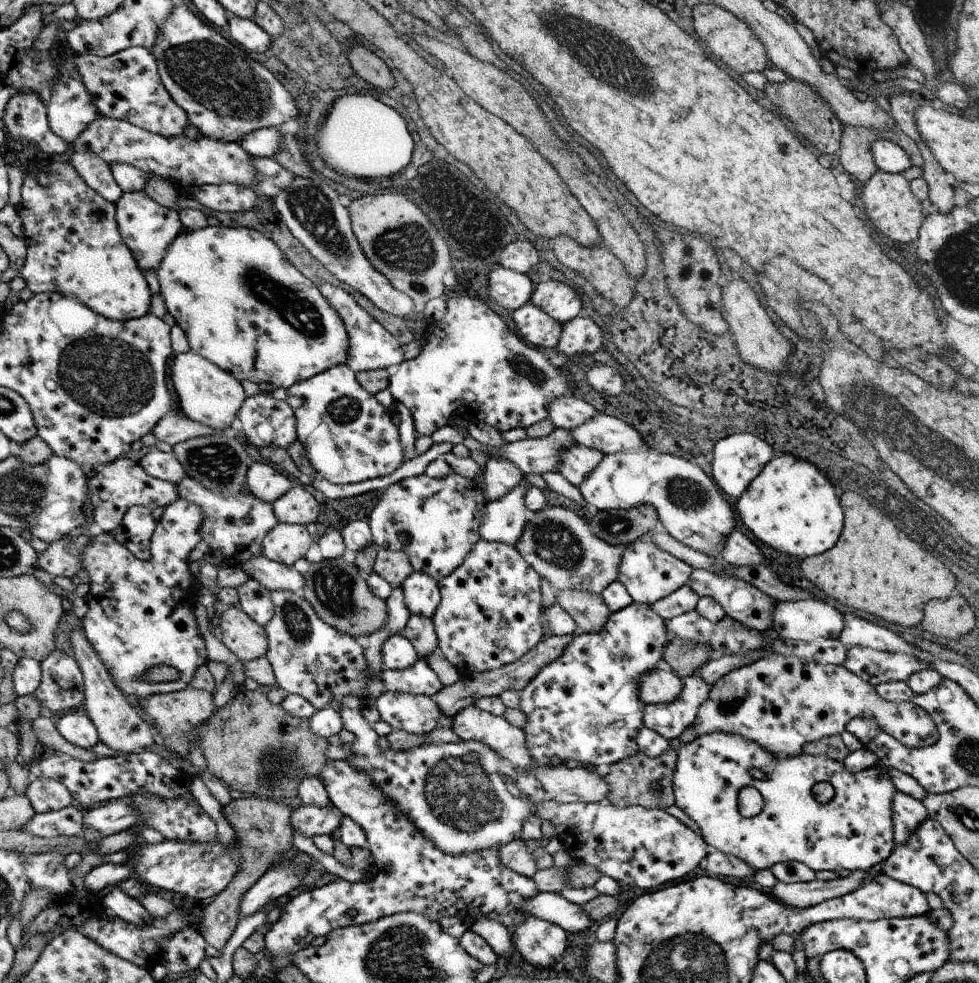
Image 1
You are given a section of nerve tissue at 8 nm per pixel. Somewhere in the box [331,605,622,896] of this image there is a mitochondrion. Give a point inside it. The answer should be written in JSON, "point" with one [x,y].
{"point":[460,795]}

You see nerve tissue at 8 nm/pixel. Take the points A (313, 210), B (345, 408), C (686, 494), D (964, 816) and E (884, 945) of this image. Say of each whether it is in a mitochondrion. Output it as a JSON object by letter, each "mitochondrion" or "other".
{"A":"mitochondrion","B":"mitochondrion","C":"mitochondrion","D":"mitochondrion","E":"other"}

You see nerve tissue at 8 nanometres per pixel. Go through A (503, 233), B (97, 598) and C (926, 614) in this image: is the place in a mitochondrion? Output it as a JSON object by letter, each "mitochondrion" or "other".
{"A":"other","B":"other","C":"other"}

